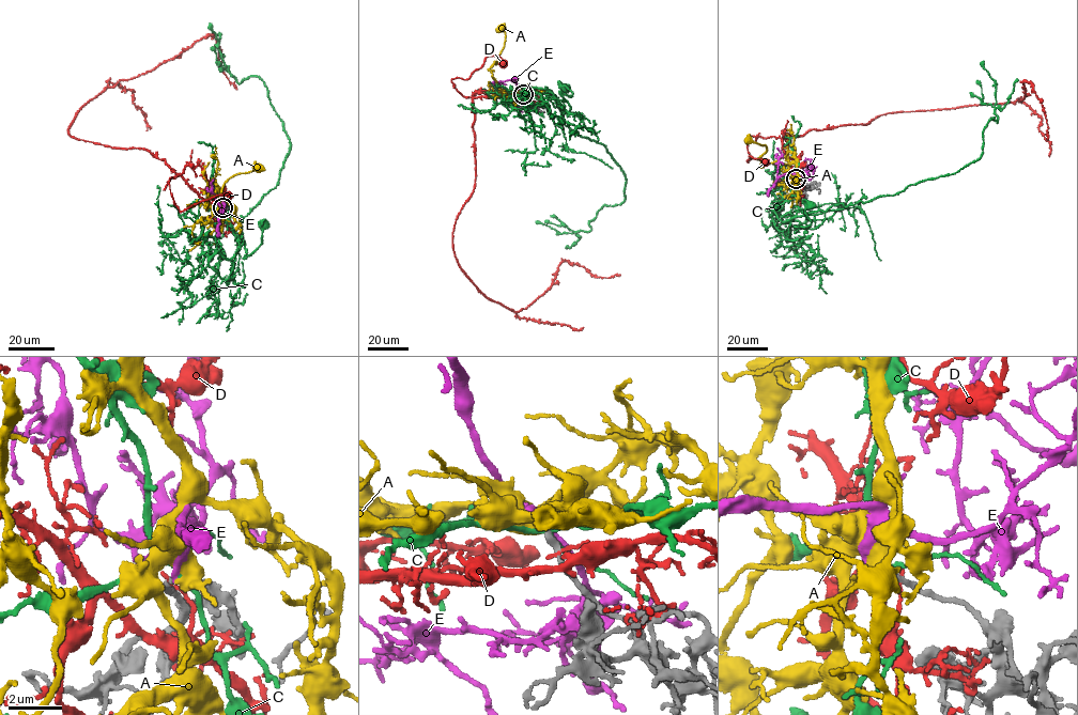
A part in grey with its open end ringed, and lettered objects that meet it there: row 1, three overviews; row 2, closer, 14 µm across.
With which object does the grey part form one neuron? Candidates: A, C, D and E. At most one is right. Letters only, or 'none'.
E

